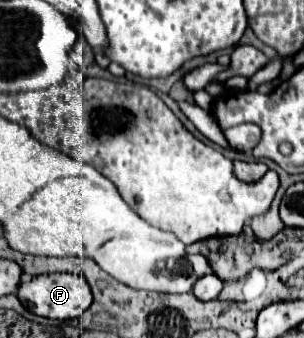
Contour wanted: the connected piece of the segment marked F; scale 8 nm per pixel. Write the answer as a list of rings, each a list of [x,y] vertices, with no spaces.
[[[71,273],[39,275],[39,277],[23,283],[17,297],[31,313],[35,313],[39,317],[47,317],[47,319],[61,319],[61,321],[83,315],[93,303],[93,295],[91,295],[91,289],[89,289],[89,283],[85,281],[85,277],[77,277]]]

